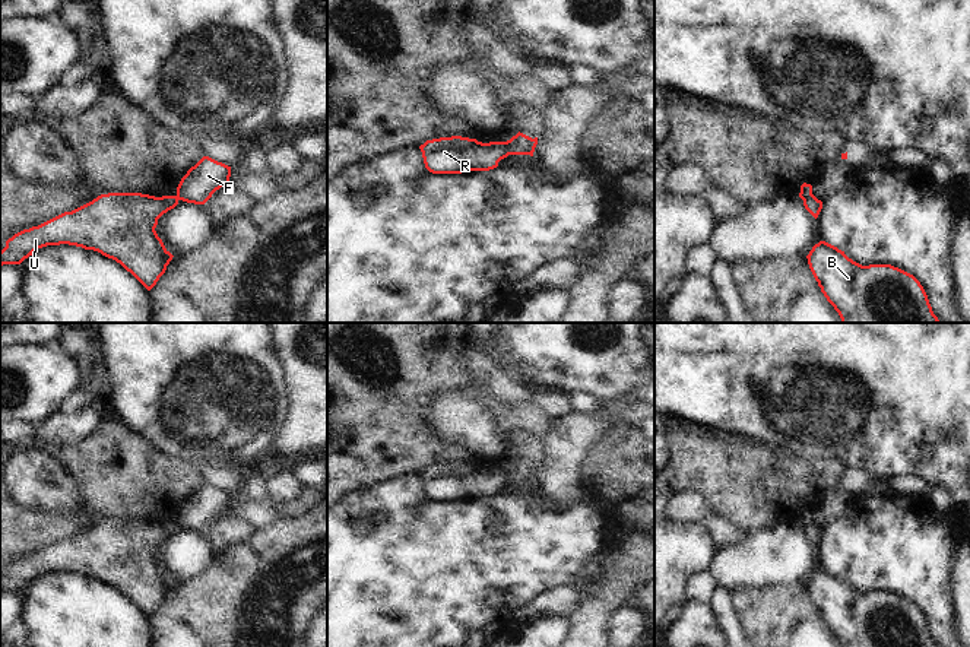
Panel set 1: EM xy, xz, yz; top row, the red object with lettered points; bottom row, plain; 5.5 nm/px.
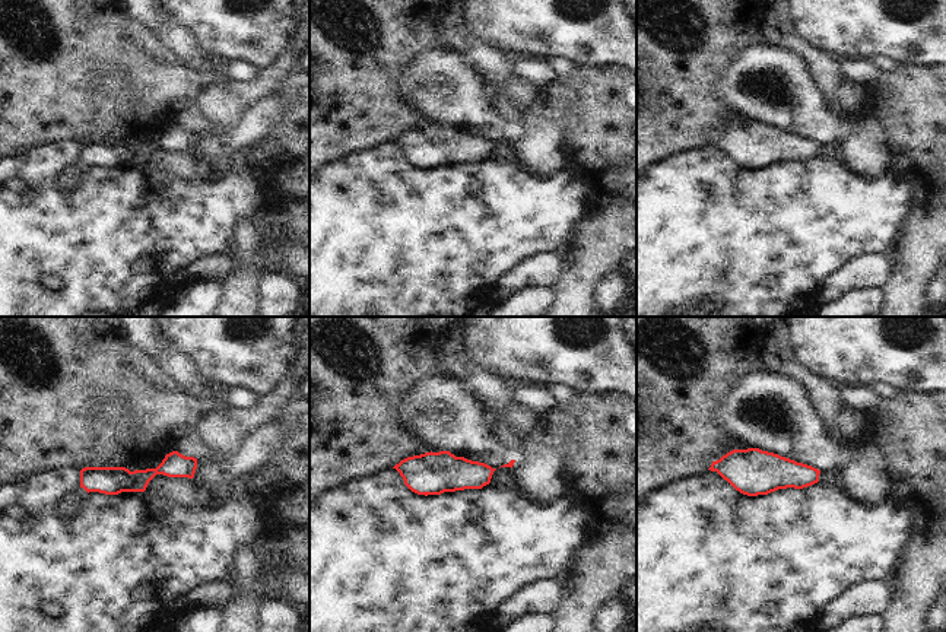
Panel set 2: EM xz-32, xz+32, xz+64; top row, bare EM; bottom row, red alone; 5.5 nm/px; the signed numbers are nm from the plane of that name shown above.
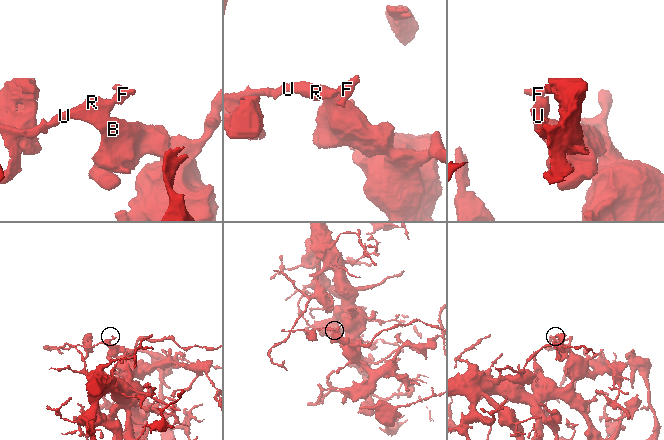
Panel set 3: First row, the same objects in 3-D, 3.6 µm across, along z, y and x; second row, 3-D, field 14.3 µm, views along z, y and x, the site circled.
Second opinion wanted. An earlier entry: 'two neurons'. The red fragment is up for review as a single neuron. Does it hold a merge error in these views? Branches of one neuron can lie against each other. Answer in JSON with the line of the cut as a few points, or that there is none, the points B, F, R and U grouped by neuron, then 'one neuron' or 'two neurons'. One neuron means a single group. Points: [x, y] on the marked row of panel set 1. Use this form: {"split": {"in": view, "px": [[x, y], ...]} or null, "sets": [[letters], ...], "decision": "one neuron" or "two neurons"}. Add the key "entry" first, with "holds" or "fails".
{"entry": "holds", "split": {"in": "xz", "px": [[504, 142], [509, 154]]}, "sets": [["B", "R", "U"], ["F"]], "decision": "two neurons"}

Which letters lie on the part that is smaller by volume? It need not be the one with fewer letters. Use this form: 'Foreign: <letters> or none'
Foreign: F

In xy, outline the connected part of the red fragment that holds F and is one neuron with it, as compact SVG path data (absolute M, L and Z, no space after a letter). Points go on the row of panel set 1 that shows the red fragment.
M203 156L181 178L177 197L187 203L205 204L212 194L229 183L231 166Z

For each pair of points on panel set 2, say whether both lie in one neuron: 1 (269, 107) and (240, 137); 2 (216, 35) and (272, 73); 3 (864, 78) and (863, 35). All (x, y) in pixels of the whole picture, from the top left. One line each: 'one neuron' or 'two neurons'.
1: one neuron
2: two neurons
3: two neurons

